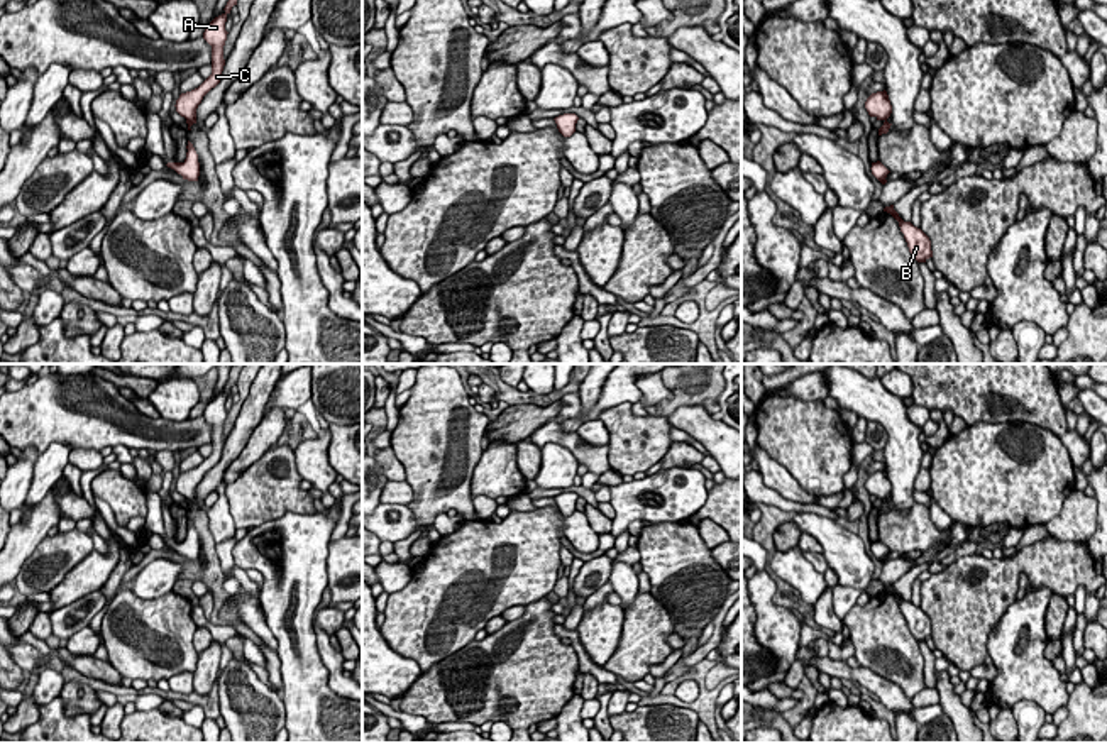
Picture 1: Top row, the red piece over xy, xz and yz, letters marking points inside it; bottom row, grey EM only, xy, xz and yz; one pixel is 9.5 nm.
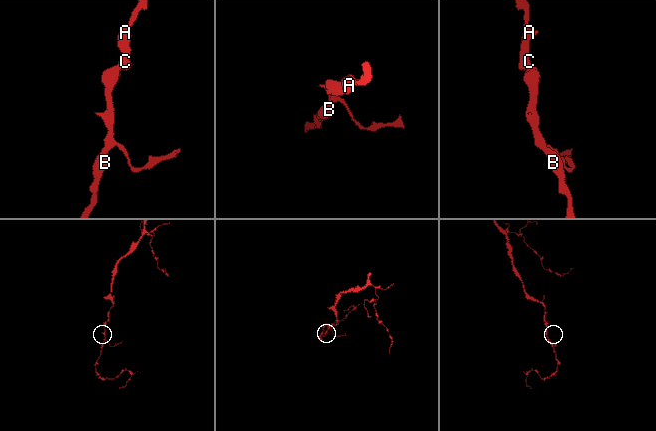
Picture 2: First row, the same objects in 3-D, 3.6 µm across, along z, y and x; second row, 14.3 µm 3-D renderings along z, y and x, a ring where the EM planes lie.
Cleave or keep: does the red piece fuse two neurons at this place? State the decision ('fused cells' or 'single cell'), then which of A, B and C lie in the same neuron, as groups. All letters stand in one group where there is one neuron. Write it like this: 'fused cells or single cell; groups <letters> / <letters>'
single cell; groups A B C

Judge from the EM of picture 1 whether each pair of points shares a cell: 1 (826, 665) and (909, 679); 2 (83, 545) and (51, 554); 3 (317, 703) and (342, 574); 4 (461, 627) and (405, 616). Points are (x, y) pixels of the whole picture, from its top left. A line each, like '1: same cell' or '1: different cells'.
1: different cells
2: same cell
3: different cells
4: same cell

